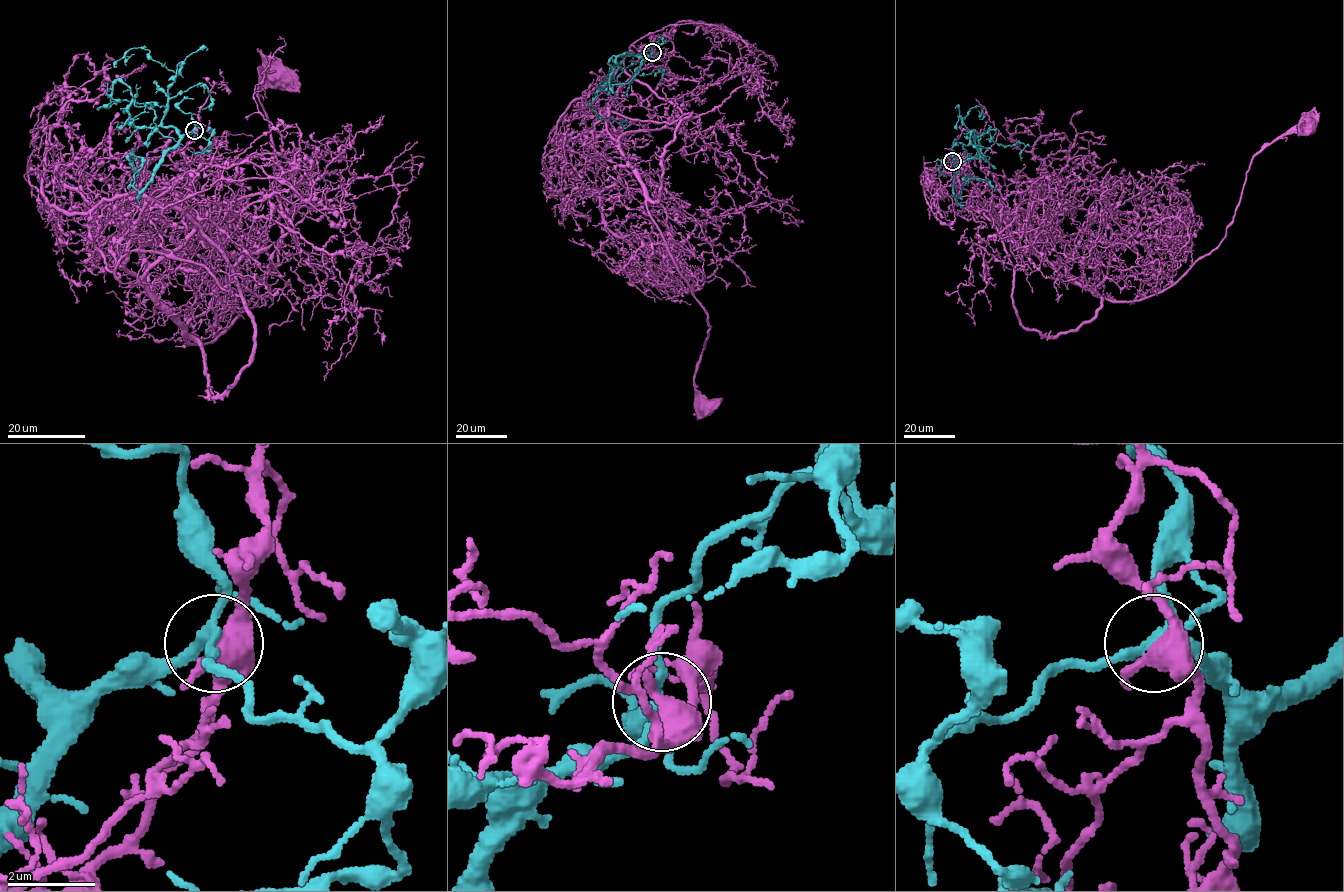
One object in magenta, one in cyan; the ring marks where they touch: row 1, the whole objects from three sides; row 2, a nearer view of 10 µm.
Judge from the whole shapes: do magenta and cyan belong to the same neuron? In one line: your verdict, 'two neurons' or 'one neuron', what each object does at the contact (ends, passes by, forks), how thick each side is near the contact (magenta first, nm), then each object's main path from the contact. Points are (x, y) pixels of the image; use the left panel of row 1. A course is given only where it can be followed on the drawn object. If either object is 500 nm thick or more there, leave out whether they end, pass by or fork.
one neuron | magenta forks | cyan forks | 440/190 nm | magenta via (194, 130), (196, 169), (147, 204), (124, 262), (189, 343), (208, 343), (277, 262), (258, 91), (281, 77) | cyan via (194, 130), (134, 127), (132, 94), (117, 80), (111, 101), (99, 107), (143, 103), (154, 111), (146, 129)

